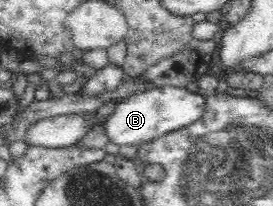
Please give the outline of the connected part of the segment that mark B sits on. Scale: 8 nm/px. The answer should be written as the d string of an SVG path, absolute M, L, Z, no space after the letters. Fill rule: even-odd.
M162 86L140 93L134 93L116 105L114 111L104 120L99 119L97 112L84 113L90 128L102 126L108 141L116 145L136 145L146 143L176 131L190 123L194 124L205 111L205 97L196 92L190 92L185 87Z

